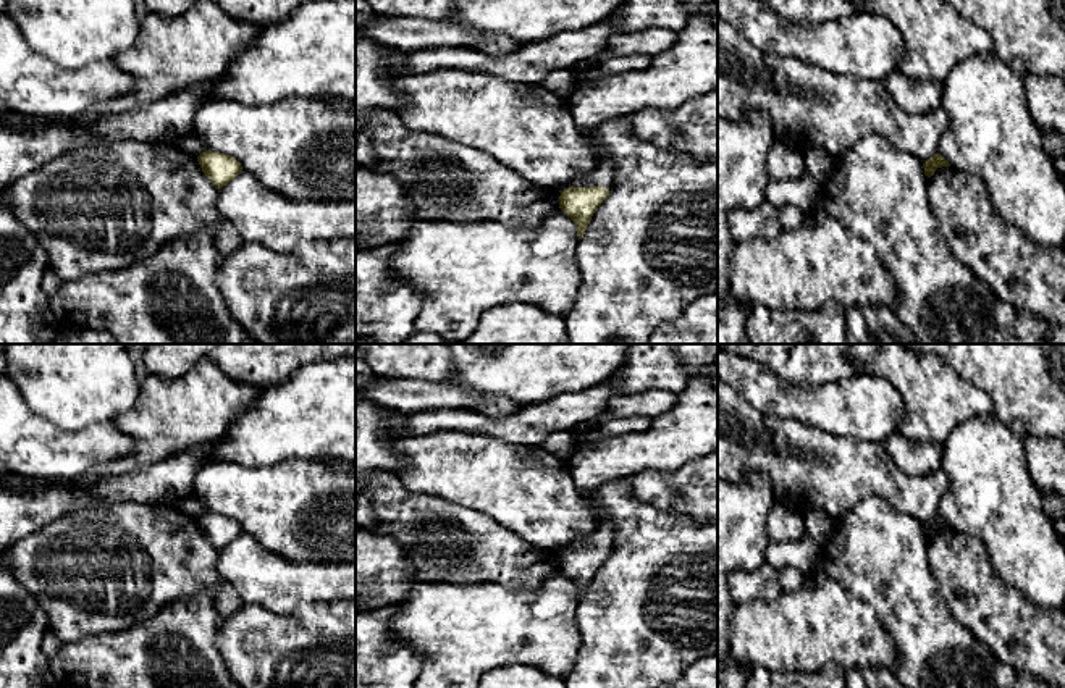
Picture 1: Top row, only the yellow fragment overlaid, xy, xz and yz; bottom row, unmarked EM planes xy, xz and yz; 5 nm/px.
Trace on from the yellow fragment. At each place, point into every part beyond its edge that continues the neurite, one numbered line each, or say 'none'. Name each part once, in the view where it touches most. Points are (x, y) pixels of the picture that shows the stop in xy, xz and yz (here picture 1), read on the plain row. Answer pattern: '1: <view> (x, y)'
1: xz (603, 538)

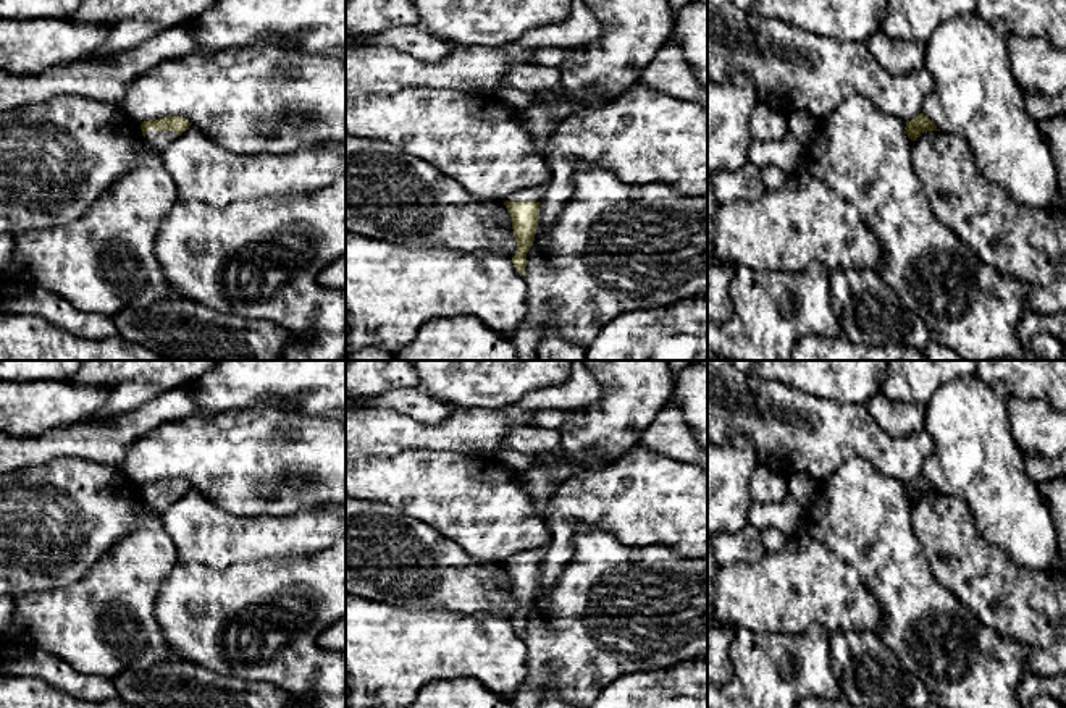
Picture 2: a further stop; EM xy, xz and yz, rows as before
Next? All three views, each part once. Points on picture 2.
1: xy (160, 501)

